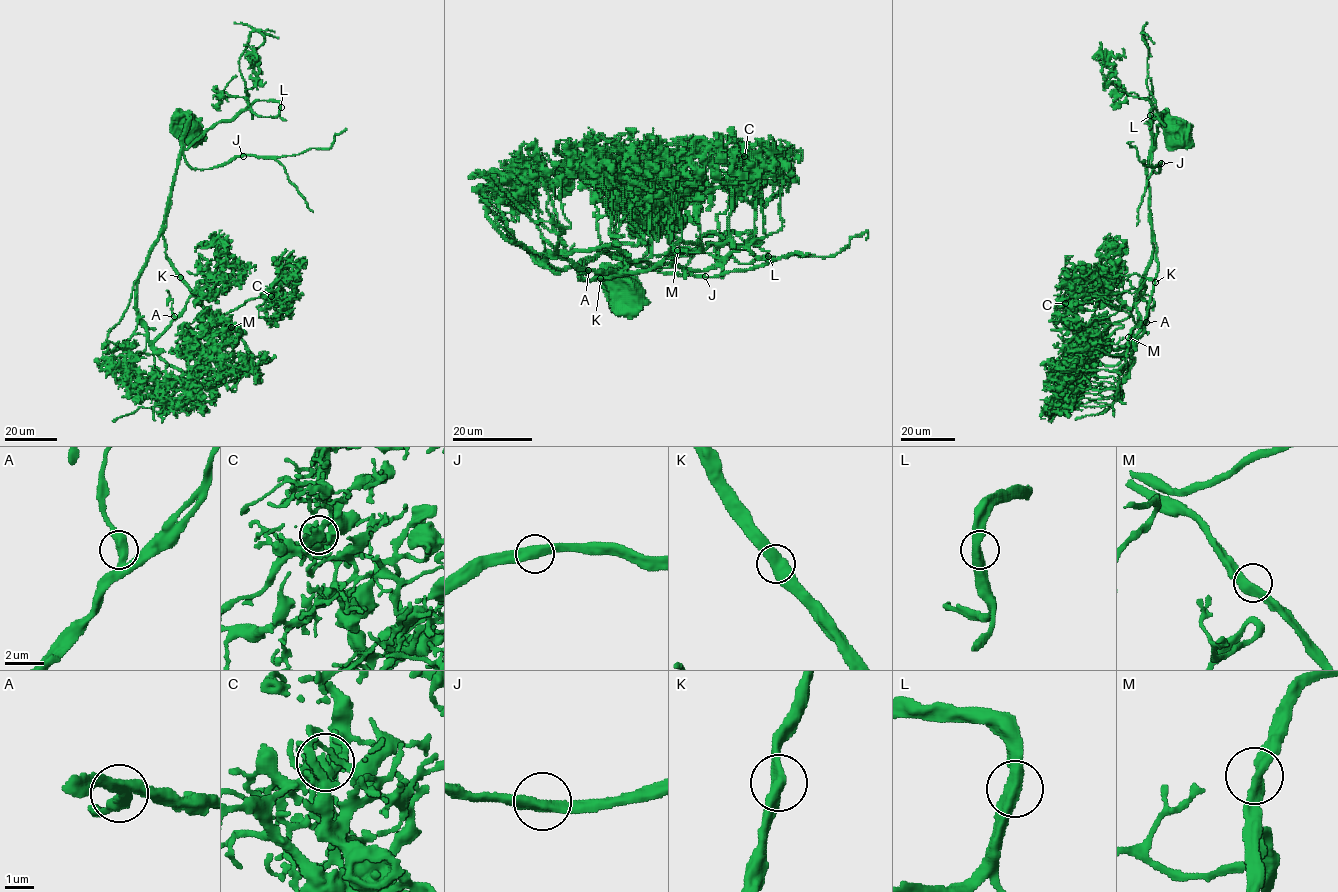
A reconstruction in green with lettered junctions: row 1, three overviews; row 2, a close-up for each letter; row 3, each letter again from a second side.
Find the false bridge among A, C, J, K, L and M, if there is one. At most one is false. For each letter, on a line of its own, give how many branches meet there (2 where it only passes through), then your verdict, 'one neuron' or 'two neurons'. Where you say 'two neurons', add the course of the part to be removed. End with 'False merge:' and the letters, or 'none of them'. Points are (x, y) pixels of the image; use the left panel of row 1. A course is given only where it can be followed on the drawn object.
A: 2 branches meet; one neuron
C: 2 branches meet; one neuron
J: 2 branches meet; one neuron
K: 2 branches meet; one neuron
L: 2 branches meet; one neuron
M: 2 branches meet; one neuron
False merge: none of them

